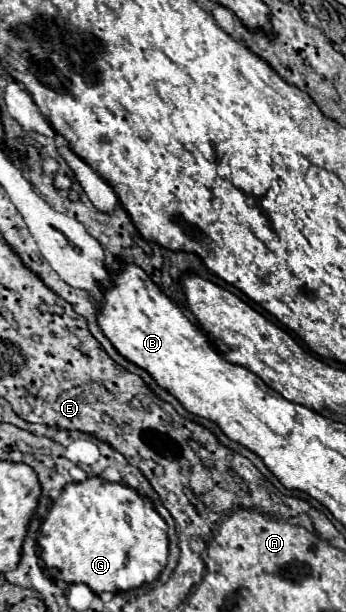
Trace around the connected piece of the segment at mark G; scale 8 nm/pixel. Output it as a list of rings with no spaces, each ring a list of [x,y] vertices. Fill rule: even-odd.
[[[90,477],[82,483],[70,483],[54,501],[38,535],[40,557],[52,579],[64,583],[84,583],[94,593],[128,591],[144,583],[154,583],[168,561],[166,523],[134,489],[122,483],[110,483],[100,477]]]

